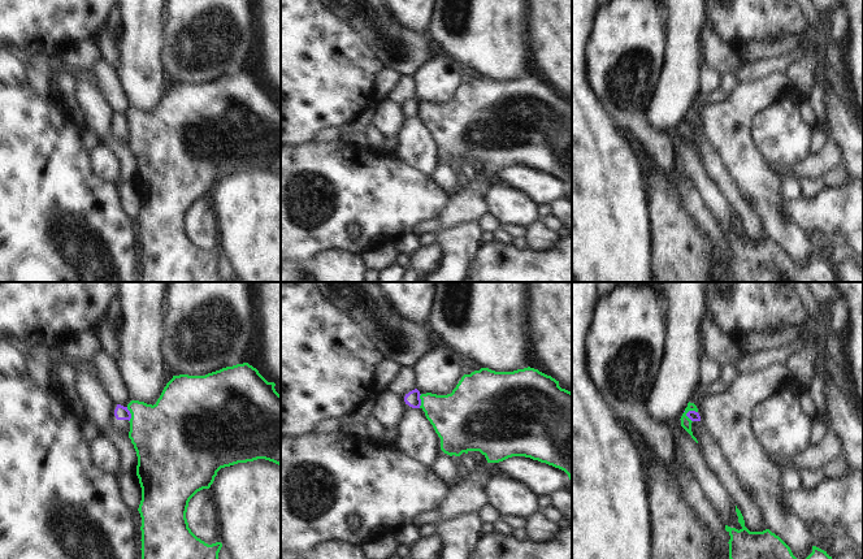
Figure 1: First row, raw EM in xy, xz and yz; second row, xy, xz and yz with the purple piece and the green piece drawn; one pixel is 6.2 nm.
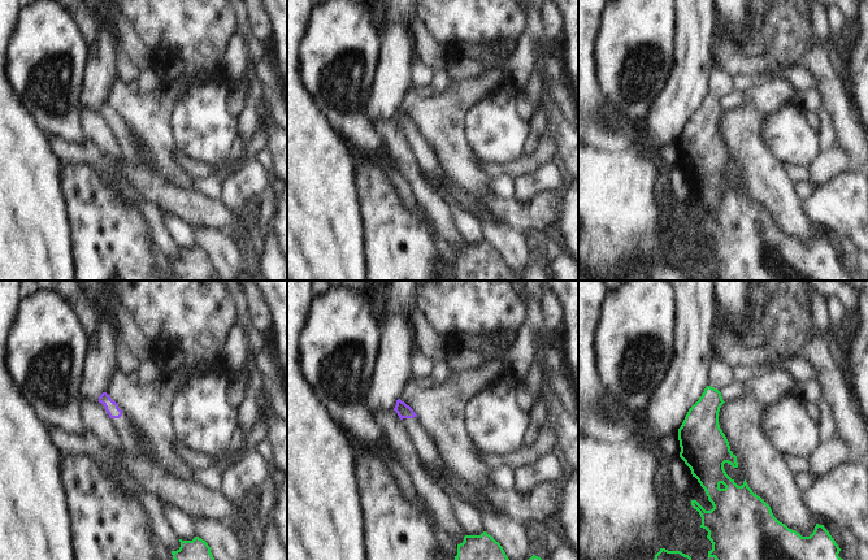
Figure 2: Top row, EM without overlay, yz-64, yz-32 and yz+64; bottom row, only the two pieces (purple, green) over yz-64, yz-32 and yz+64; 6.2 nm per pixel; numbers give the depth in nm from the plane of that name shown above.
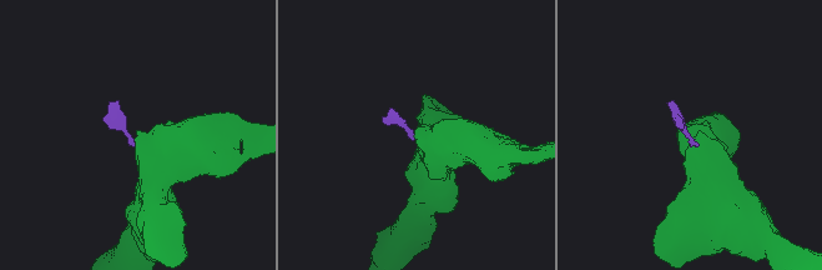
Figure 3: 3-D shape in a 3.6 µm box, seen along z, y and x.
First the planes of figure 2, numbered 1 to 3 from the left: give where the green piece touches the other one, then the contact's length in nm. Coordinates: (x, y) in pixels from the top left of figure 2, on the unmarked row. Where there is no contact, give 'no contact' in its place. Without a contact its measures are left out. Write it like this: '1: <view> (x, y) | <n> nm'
1: no contact
2: no contact
3: no contact

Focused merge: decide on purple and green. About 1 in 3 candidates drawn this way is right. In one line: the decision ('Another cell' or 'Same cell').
Another cell.

